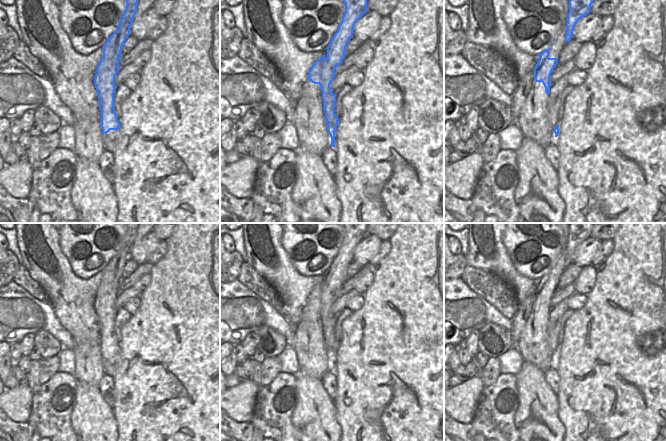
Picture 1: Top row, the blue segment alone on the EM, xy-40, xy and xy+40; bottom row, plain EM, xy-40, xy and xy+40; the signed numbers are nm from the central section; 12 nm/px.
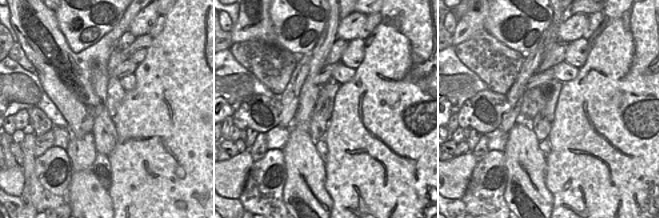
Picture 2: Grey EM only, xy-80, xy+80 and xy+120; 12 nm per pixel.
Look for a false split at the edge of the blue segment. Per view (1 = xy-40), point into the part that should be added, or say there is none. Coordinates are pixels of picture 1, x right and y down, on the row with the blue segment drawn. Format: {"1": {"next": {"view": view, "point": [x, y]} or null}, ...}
{"1": {"next": {"view": "xy-40", "point": [110, 140]}}}

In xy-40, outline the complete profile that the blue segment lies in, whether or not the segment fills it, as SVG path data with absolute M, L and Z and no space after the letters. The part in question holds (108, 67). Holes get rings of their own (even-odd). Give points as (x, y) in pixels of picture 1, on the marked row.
M126 0L126 9L118 29L107 39L103 46L103 57L95 71L94 85L101 111L102 141L104 150L115 153L119 143L121 125L114 109L114 93L117 88L115 77L119 71L119 59L123 45L130 34L139 0Z

